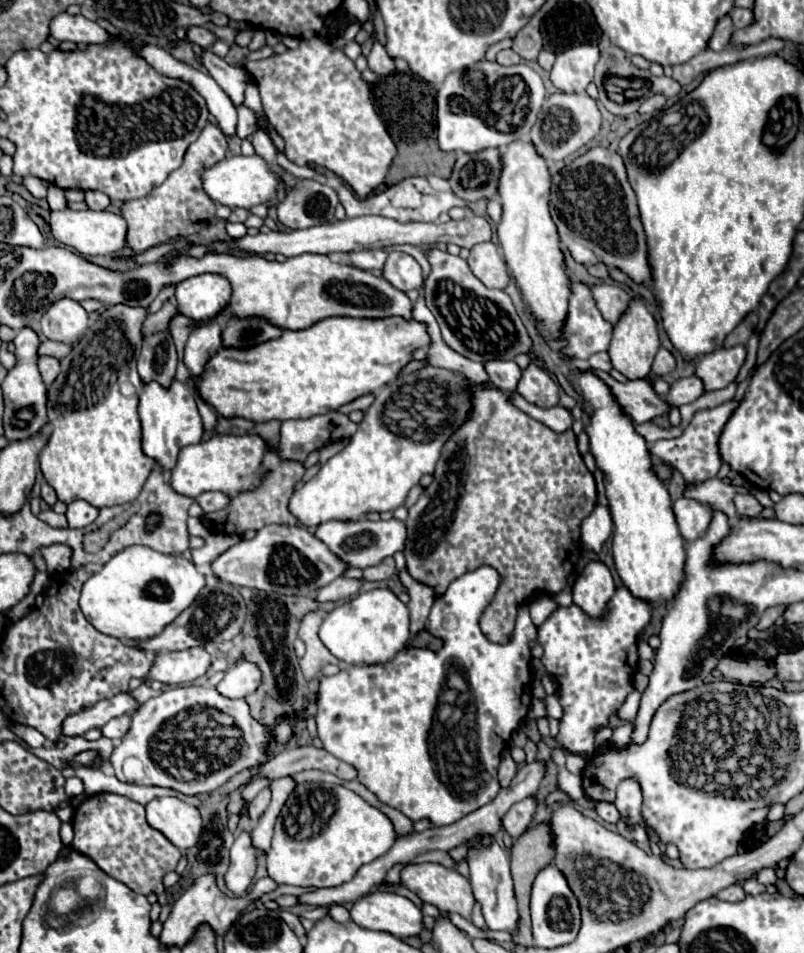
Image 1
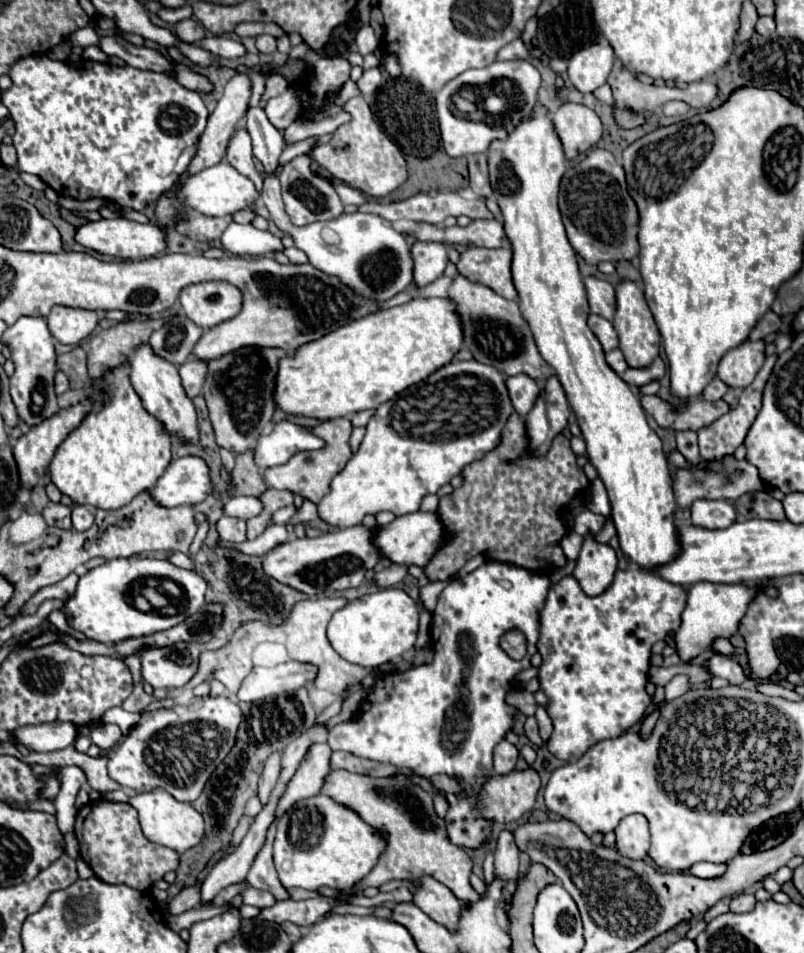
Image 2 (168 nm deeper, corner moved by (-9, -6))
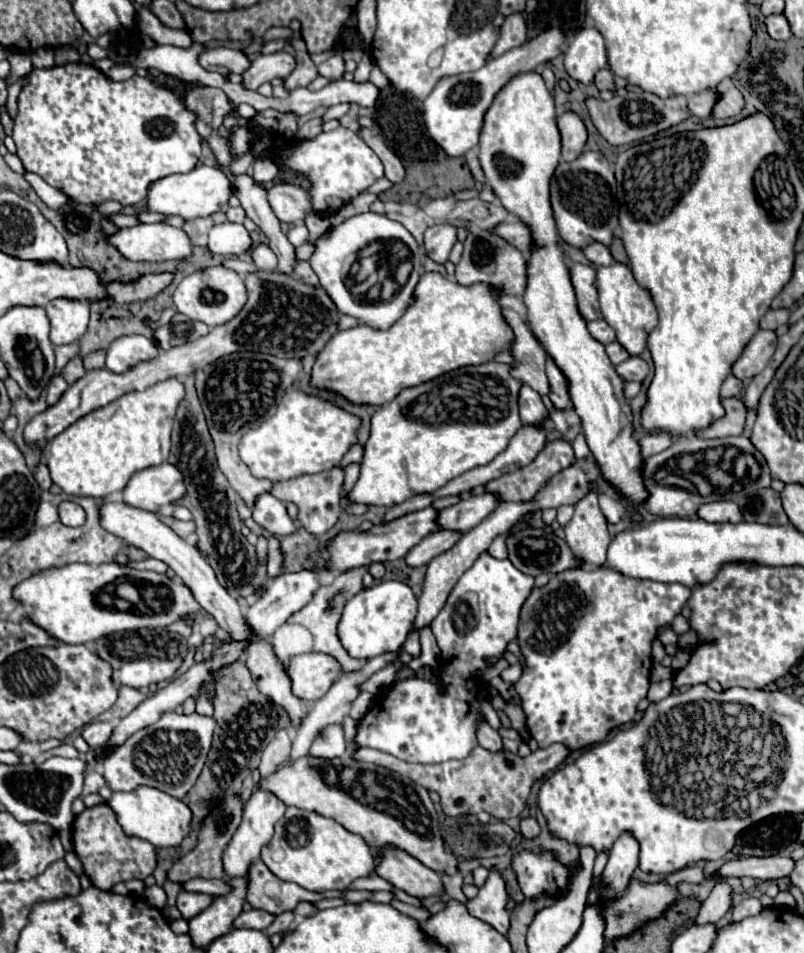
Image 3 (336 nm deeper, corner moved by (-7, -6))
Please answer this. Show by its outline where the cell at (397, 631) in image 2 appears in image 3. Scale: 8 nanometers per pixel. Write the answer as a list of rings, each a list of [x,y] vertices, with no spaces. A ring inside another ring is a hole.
[[[397,580],[377,582],[369,588],[363,588],[345,604],[337,626],[337,636],[349,656],[369,660],[399,650],[405,644],[409,630],[413,628],[415,616],[417,616],[417,598],[407,584]]]

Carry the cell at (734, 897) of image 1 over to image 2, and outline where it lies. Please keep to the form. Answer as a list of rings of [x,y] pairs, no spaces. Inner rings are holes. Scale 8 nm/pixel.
[[[741,894],[741,896],[737,896],[737,898],[731,900],[731,912],[743,914],[743,912],[753,910],[755,904],[757,904],[757,900],[755,900],[753,894]]]

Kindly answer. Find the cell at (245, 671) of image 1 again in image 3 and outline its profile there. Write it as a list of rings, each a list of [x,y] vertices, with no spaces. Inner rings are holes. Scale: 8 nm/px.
[[[297,654],[285,664],[285,672],[291,680],[291,690],[297,698],[315,702],[331,684],[341,676],[339,664],[327,654]]]

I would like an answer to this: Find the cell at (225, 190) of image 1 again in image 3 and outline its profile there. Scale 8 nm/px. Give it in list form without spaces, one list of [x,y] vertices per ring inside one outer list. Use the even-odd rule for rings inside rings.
[[[197,166],[187,174],[171,174],[167,178],[161,178],[151,186],[147,196],[147,210],[159,212],[159,214],[177,214],[185,220],[193,218],[205,218],[219,210],[227,208],[227,202],[233,194],[233,186],[229,176],[217,168],[217,166]]]

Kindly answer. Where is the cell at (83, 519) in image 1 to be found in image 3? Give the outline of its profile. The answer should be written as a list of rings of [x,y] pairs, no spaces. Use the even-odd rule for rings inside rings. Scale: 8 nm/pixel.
[[[73,502],[59,504],[59,520],[65,526],[83,526],[85,524],[85,510]]]

